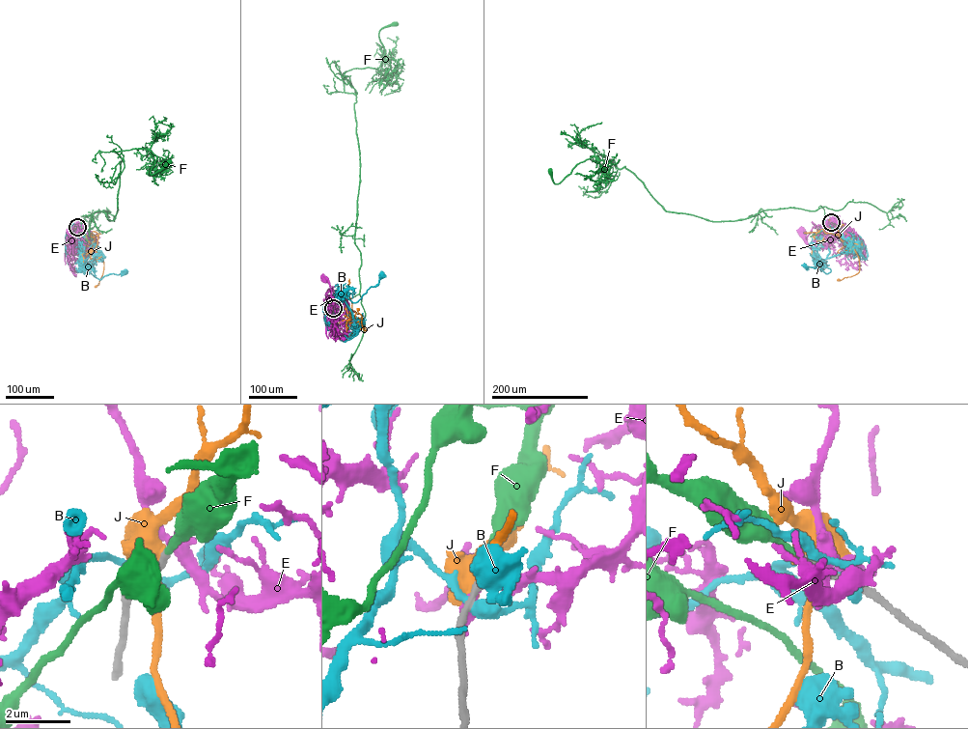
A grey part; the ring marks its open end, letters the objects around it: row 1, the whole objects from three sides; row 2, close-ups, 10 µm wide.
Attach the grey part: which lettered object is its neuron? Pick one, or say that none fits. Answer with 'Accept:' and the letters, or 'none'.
Accept: F

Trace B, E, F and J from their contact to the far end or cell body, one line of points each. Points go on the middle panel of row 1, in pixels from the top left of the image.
B: (333, 308), (337, 291), (356, 302), (370, 287), (378, 283), (382, 275)
E: (333, 308), (335, 303), (326, 313), (331, 291), (324, 277)
F: (333, 308), (359, 294), (361, 263), (356, 96), (345, 91), (342, 74), (378, 69), (379, 31), (394, 23)
J: (333, 308), (341, 303), (350, 319), (365, 331), (358, 309)

